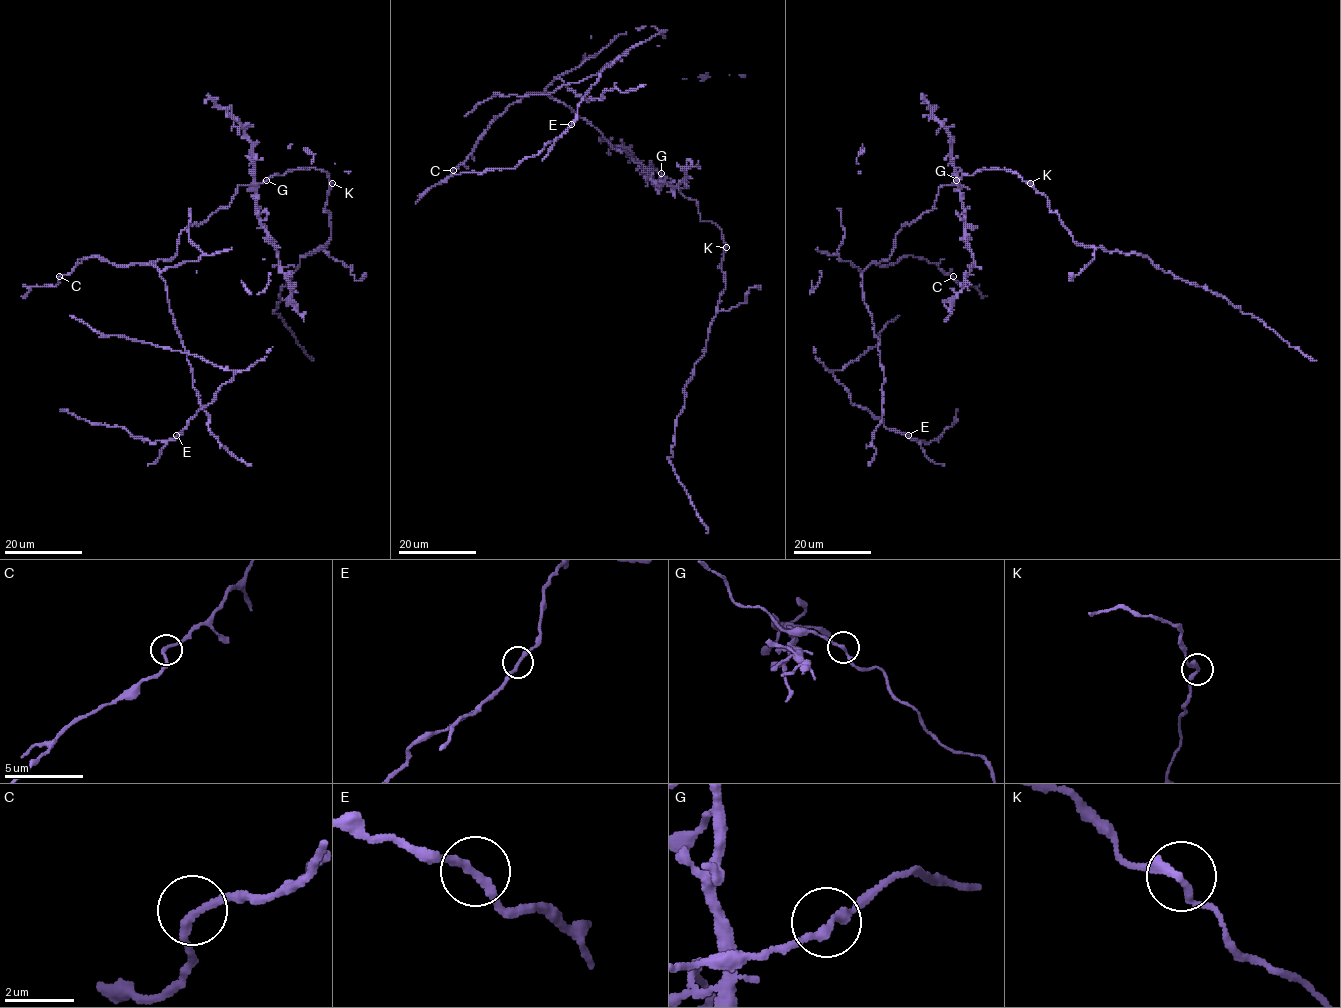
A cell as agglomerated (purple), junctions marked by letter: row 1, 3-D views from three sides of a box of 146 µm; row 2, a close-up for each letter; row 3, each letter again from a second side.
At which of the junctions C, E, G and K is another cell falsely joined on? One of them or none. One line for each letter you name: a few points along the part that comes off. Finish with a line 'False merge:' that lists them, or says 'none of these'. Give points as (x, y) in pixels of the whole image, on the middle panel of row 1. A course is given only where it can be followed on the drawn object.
False merge: none of these

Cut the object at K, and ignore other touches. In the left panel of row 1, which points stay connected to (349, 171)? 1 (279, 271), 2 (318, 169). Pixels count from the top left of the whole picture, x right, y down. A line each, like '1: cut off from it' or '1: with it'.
1: with it
2: with it

